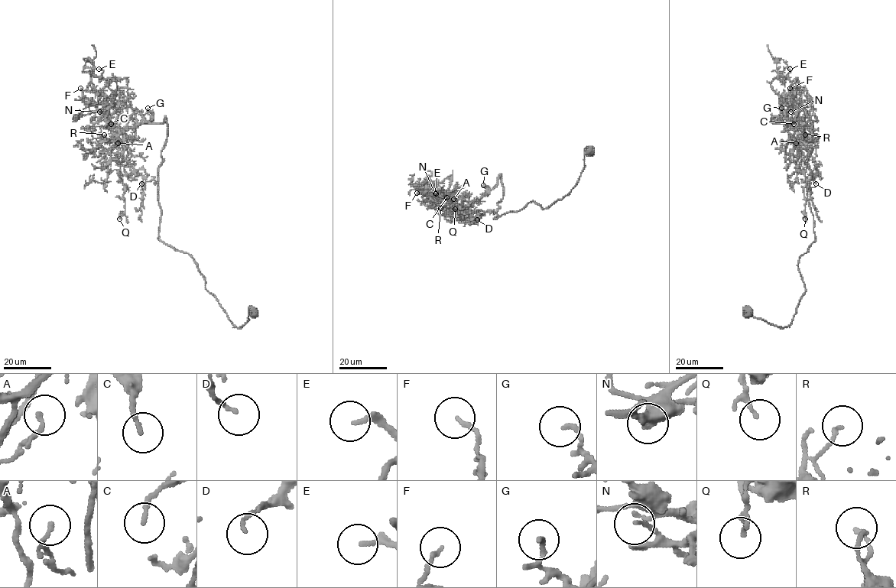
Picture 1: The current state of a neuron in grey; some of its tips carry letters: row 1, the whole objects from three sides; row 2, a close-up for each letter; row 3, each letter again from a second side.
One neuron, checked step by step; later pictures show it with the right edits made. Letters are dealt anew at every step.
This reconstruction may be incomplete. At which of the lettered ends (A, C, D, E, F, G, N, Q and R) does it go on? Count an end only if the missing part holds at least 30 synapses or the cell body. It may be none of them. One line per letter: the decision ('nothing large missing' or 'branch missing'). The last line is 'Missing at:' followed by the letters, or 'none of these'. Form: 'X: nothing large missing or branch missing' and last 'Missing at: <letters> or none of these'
A: nothing large missing
C: nothing large missing
D: nothing large missing
E: branch missing
F: nothing large missing
G: nothing large missing
N: branch missing
Q: nothing large missing
R: nothing large missing
Missing at: E, N

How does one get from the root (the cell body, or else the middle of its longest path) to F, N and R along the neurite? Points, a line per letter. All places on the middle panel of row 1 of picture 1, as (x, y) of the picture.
F: (591, 152), (570, 193), (544, 209), (531, 201), (466, 220), (460, 206), (479, 199), (424, 185), (417, 193)
N: (591, 152), (570, 193), (544, 209), (531, 201), (466, 220), (460, 206), (479, 199), (436, 193)
R: (591, 152), (570, 193), (544, 209), (531, 201), (495, 219), (487, 210), (466, 220), (454, 201), (440, 208)

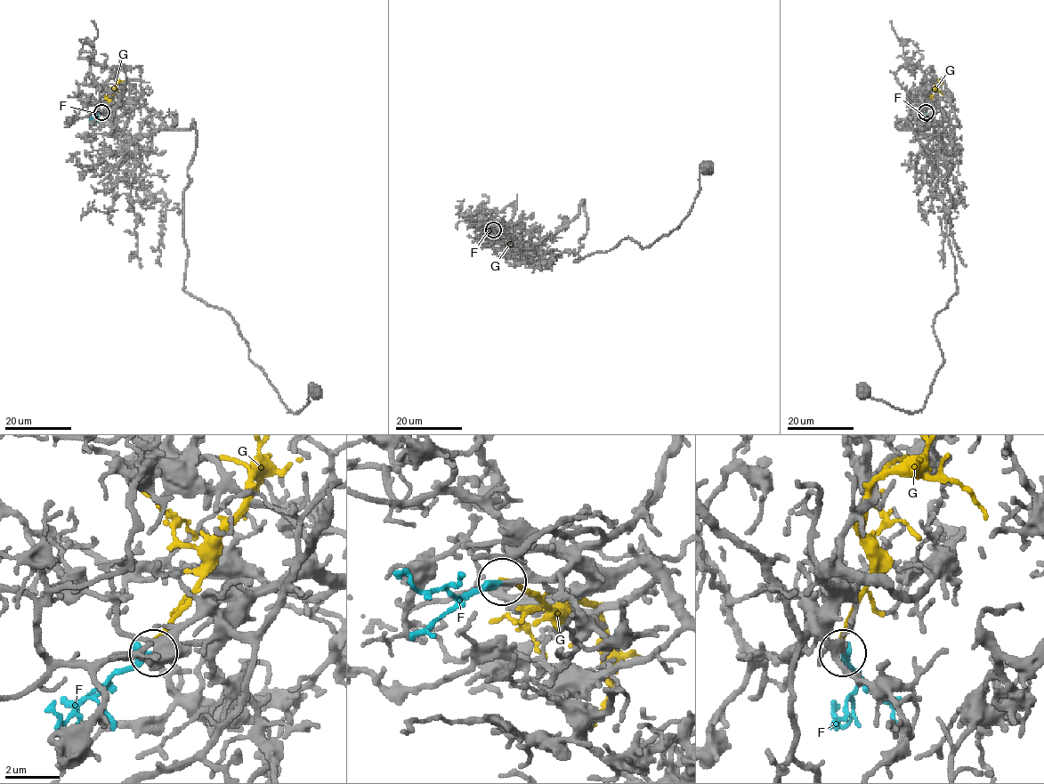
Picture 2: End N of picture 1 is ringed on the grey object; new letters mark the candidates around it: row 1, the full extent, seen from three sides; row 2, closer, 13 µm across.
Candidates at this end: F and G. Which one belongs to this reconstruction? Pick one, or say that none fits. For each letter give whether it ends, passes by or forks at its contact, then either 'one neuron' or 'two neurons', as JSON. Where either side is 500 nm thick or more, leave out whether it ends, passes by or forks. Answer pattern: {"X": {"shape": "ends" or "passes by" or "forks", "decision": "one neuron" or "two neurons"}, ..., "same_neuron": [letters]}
{"F": {"shape": "ends", "decision": "one neuron"}, "G": {"shape": "ends", "decision": "two neurons"}, "same_neuron": ["F"]}

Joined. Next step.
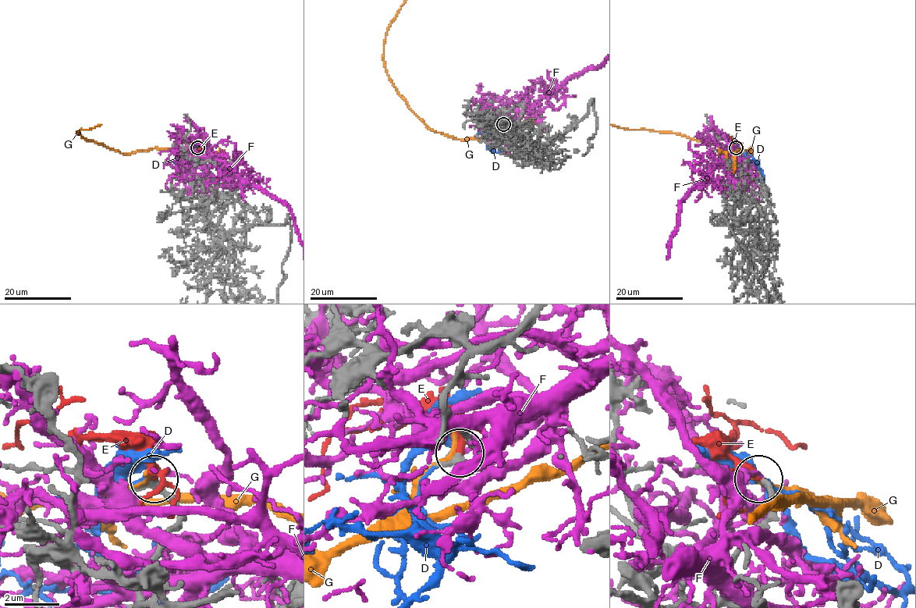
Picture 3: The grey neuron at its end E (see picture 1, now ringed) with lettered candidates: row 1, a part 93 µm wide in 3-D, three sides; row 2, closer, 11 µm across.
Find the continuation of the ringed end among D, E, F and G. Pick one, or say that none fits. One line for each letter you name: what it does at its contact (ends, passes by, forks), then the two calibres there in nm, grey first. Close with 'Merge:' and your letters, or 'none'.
E: it passes by; 280 nm thick on the grey side, 200 nm on the other
Merge: E

